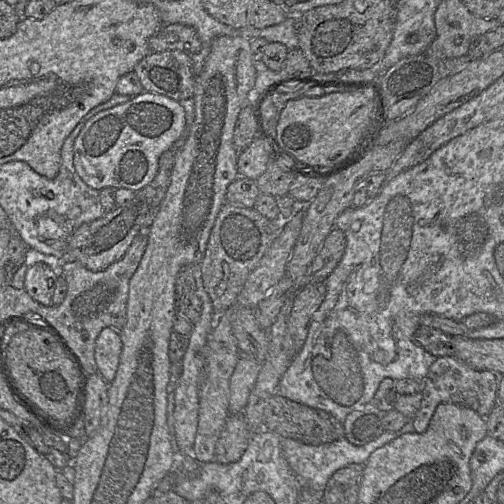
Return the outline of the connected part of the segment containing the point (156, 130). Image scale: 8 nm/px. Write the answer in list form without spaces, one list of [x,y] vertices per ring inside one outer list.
[[[144,90],[126,103],[99,112],[85,123],[74,141],[74,168],[82,181],[98,192],[103,188],[138,192],[156,177],[160,156],[172,147],[185,128],[185,111],[178,101]]]

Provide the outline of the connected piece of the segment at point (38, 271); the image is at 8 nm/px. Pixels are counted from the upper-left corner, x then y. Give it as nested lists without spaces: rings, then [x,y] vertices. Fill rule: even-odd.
[[[30,261],[25,275],[25,290],[37,302],[52,306],[52,296],[56,286],[59,266],[51,266],[46,261]]]

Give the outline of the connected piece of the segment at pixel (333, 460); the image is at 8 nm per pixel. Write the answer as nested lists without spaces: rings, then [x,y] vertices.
[[[408,421],[399,431],[385,431],[377,439],[363,445],[351,444],[345,437],[331,443],[313,446],[291,438],[280,438],[283,455],[298,479],[299,487],[309,487],[316,493],[323,493],[330,477],[339,469],[351,464],[365,465],[370,455],[396,438],[415,432],[412,421]]]

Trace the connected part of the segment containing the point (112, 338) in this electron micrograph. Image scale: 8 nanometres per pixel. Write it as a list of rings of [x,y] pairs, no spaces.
[[[106,327],[96,339],[95,360],[98,373],[108,384],[114,380],[120,362],[122,341],[119,334],[120,331]]]

